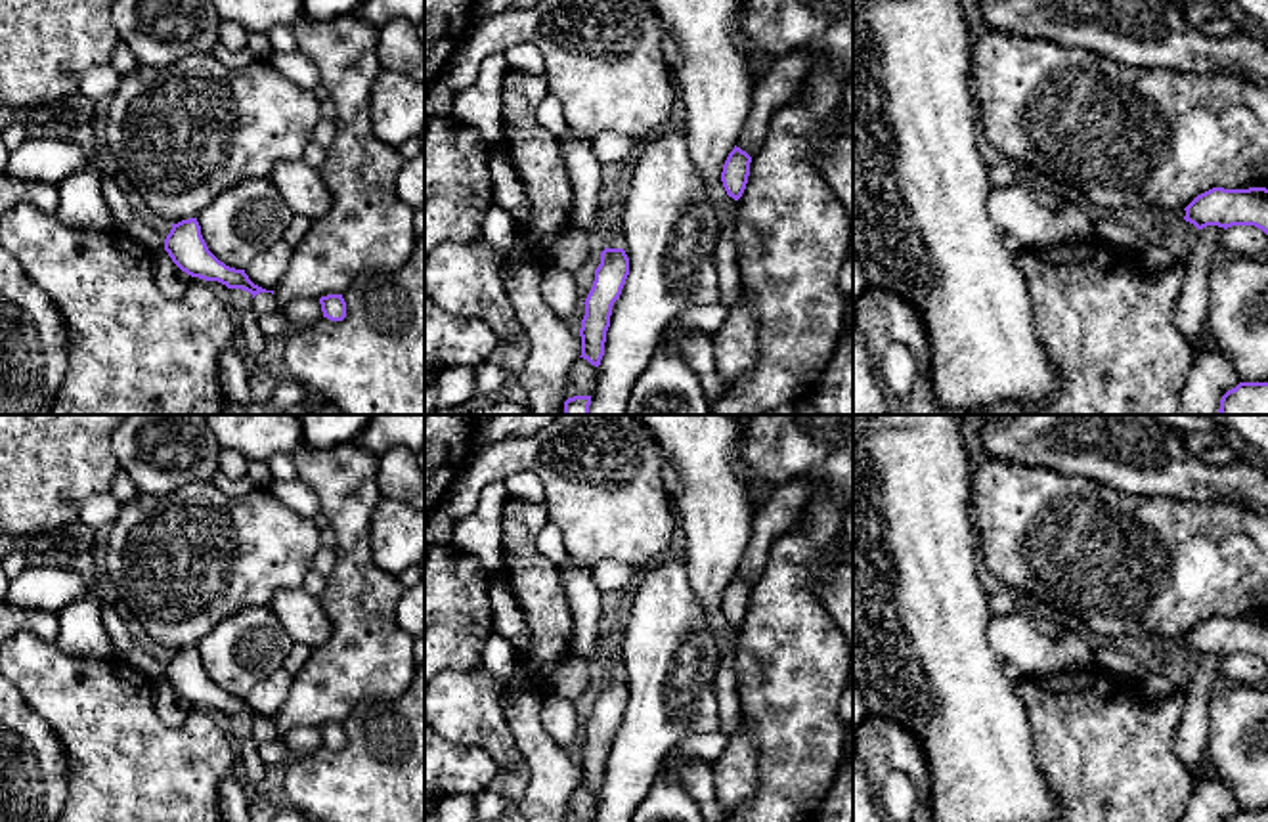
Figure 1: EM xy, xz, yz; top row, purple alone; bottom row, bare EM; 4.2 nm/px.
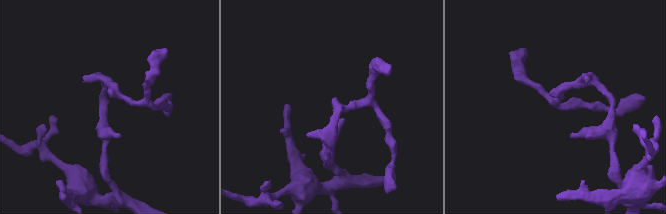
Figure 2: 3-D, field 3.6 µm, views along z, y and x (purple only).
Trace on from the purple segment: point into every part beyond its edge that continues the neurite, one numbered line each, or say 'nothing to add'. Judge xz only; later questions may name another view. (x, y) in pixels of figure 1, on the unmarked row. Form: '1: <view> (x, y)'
nothing to add

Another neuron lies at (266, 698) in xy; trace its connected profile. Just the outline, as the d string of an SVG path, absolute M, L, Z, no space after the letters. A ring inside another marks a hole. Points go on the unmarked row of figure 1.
M285 669L272 673L268 679L260 681L247 696L249 707L266 717L273 719L289 698L293 686L293 675Z

